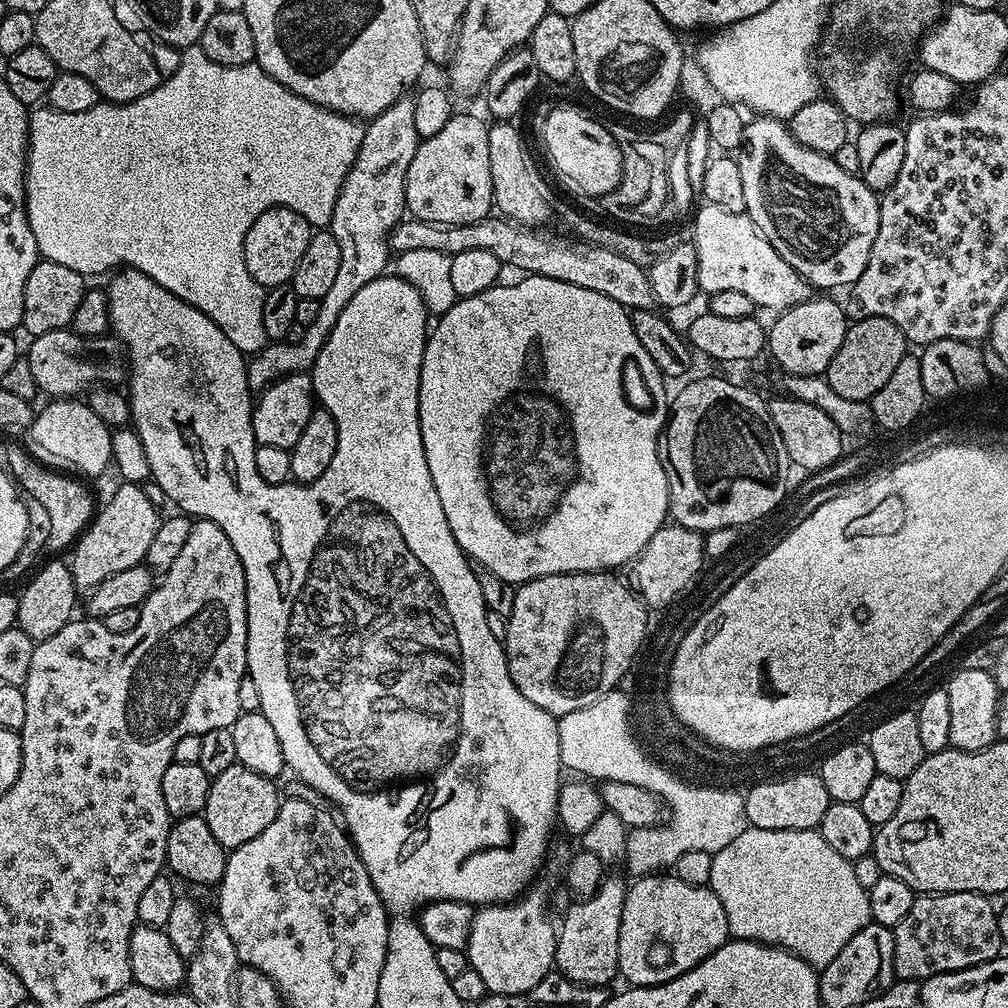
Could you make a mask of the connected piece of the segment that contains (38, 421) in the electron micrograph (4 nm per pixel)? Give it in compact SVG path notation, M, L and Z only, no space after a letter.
M52 398L44 409L37 411L32 425L22 437L23 447L40 464L77 478L100 476L112 464L112 434L98 414L80 398Z

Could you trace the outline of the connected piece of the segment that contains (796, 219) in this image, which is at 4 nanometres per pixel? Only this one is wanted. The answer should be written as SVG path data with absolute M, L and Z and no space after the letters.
M757 115L752 119L749 119L744 125L744 142L738 149L738 159L742 170L742 187L745 192L748 217L752 219L757 230L764 235L766 242L770 242L770 246L774 246L774 250L778 250L778 254L782 254L782 258L786 262L790 262L790 266L794 266L794 270L798 270L798 274L802 274L802 278L807 280L813 289L844 287L844 289L847 289L856 283L857 278L862 274L862 270L866 270L866 262L870 258L870 246L874 246L874 238L878 238L880 201L877 193L869 190L859 176L846 174L846 170L842 170L842 166L838 166L838 162L831 155L815 152L806 146L802 146L802 142L794 139L785 121L774 120L770 116L761 115Z

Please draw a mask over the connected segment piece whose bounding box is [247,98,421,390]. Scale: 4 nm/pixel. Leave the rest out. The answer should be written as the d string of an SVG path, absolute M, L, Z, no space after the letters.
M405 98L394 102L382 114L371 117L367 121L362 146L358 146L358 154L354 158L354 166L346 174L346 182L342 182L342 190L338 194L338 202L334 202L334 214L330 231L334 238L338 238L338 250L342 250L342 266L338 266L338 275L334 277L334 283L330 290L319 300L318 315L314 322L310 322L300 333L300 339L295 342L269 342L265 344L261 352L255 353L247 361L248 385L253 390L263 390L273 380L280 380L283 376L289 376L295 372L308 372L312 363L318 358L330 330L334 330L334 322L338 322L338 314L346 310L346 302L366 286L366 282L374 282L378 277L385 275L390 257L390 237L396 225L405 219L404 195L406 194L406 170L410 170L410 162L418 150L421 139L418 129L414 126L414 99Z

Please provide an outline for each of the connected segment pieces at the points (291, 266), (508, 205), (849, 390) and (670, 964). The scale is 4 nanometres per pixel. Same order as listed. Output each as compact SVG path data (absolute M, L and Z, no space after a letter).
M271 208L259 216L254 222L254 226L250 226L250 230L246 234L246 242L244 243L246 270L250 270L254 282L261 284L265 290L277 288L279 284L289 283L294 270L298 266L298 261L301 260L302 254L306 250L306 246L310 246L310 238L313 231L314 229L309 224L307 215L295 208Z
M496 122L489 127L490 134L490 178L494 204L507 219L525 226L544 226L554 216L554 204L544 204L544 187L549 181L540 184L545 177L542 168L536 165L524 136L512 122Z
M861 315L860 320L853 319L846 330L846 338L842 338L842 346L838 346L838 354L830 358L826 378L830 382L830 390L834 394L842 394L842 398L871 401L878 390L894 374L898 362L909 355L910 345L904 338L904 331L890 318Z
M674 874L642 876L628 884L626 902L622 906L622 926L618 934L619 975L625 976L629 985L642 988L665 984L686 974L686 970L694 970L698 962L710 958L710 954L727 944L729 939L726 910L722 910L722 902L718 902L711 888L690 886Z

